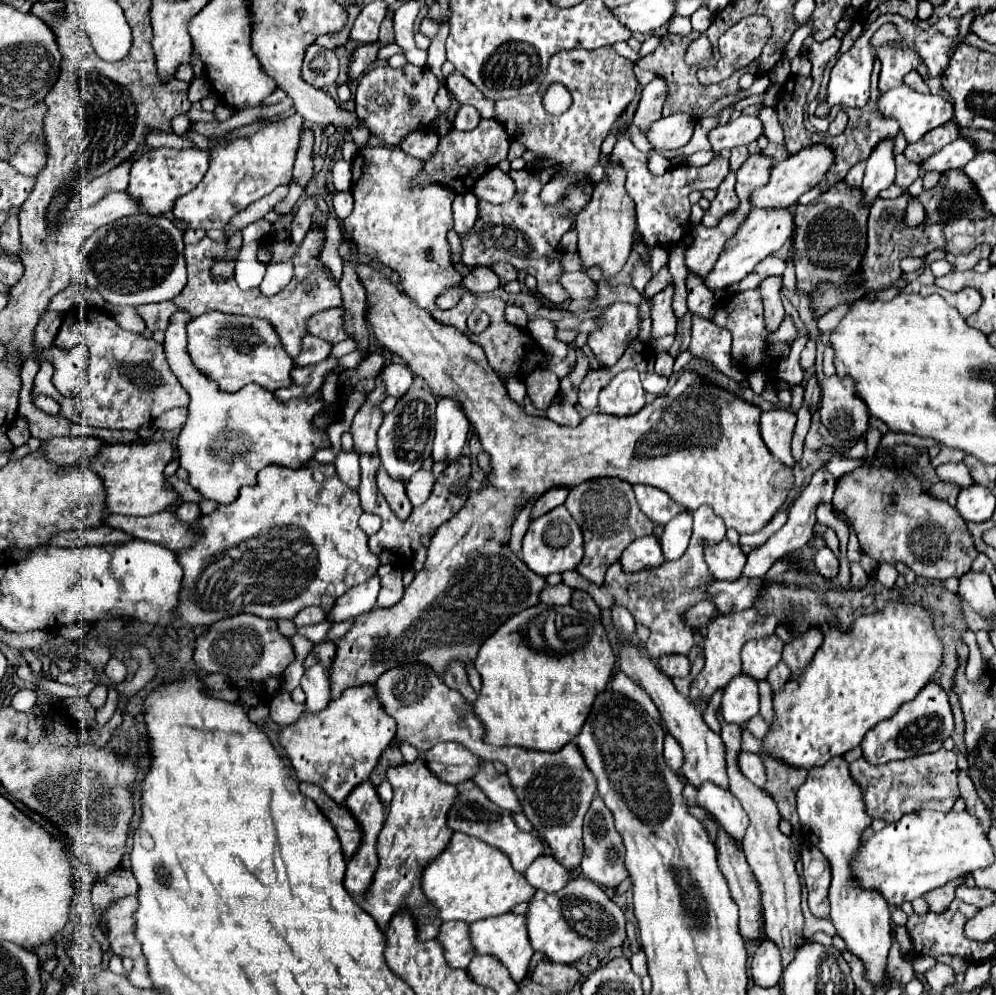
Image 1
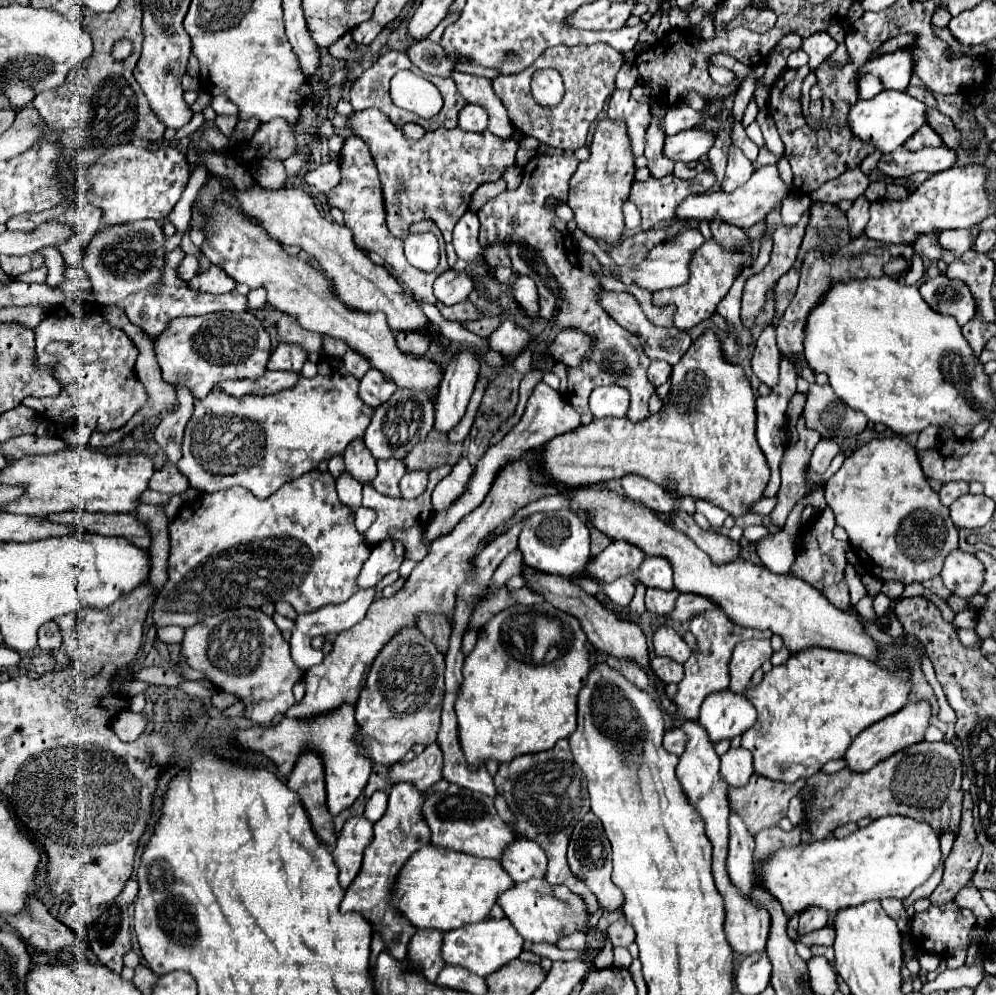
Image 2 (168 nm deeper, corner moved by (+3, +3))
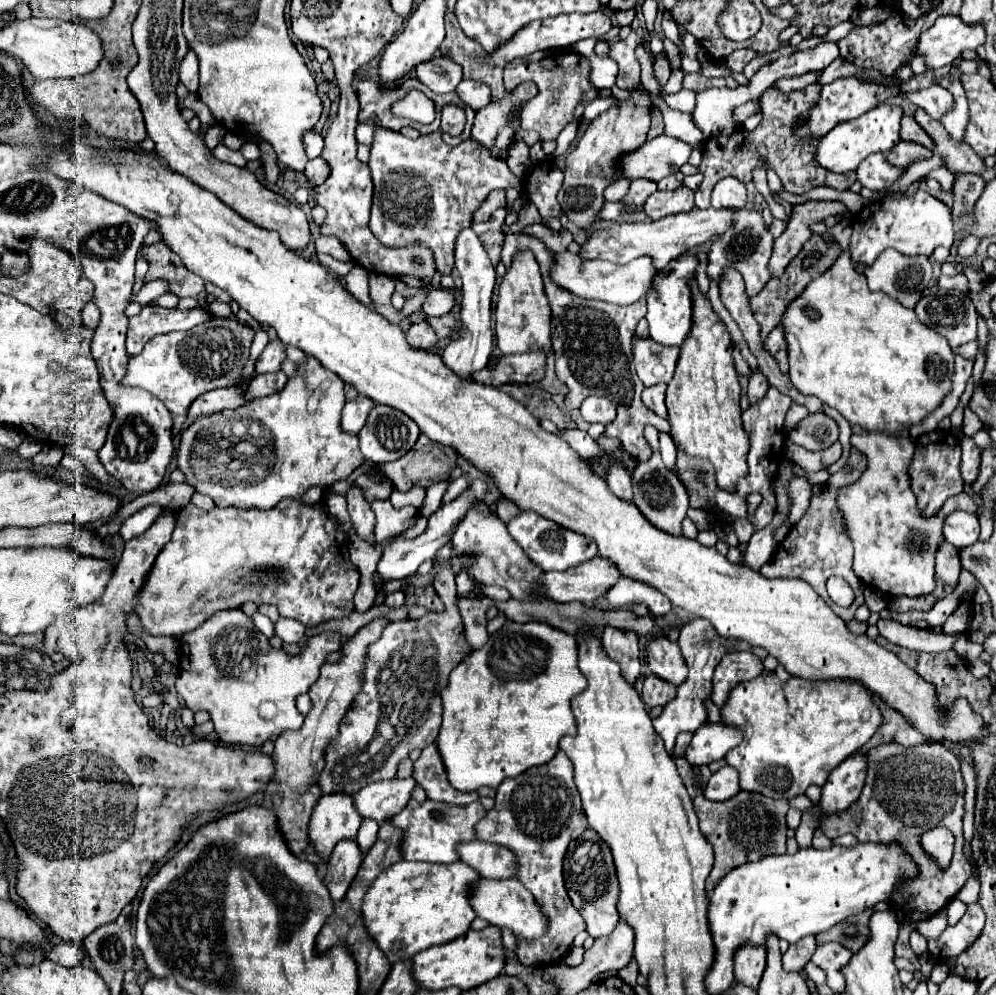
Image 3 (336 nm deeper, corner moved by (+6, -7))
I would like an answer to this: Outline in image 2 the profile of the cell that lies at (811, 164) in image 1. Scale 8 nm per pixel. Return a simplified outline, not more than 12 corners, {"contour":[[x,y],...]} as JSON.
{"contour":[[777,166],[735,192],[693,194],[673,220],[749,228],[787,196]]}

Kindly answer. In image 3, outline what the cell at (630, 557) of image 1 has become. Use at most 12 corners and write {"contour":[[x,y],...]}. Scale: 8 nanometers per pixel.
{"contour":[[598,554],[540,582],[554,602],[592,602],[620,576]]}

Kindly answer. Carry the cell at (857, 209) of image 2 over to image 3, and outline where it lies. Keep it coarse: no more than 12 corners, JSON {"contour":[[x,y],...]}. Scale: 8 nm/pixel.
{"contour":[[850,250],[788,306],[790,380],[892,436],[952,390],[944,336]]}

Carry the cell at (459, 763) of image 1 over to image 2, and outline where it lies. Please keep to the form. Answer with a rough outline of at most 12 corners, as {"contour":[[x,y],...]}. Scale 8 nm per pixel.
{"contour":[[429,744],[405,764],[393,764],[389,784],[427,792],[441,780],[441,750]]}

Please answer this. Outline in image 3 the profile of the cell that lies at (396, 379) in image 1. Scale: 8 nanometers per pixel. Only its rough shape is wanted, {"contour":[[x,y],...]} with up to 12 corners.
{"contour":[[358,394],[342,410],[342,428],[358,434],[374,400]]}

